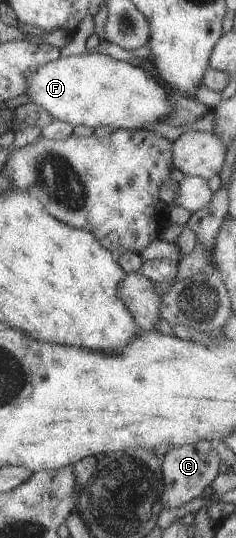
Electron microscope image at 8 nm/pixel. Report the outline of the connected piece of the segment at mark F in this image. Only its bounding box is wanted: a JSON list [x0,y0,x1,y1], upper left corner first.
[25,53,174,130]

